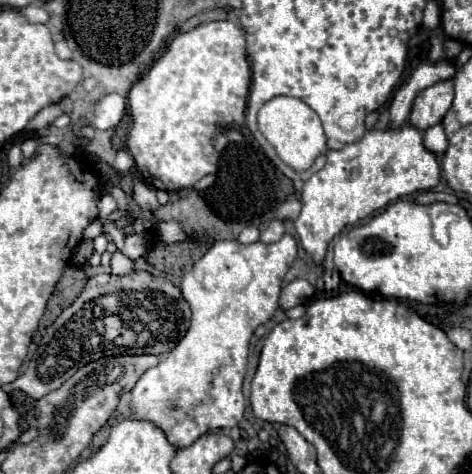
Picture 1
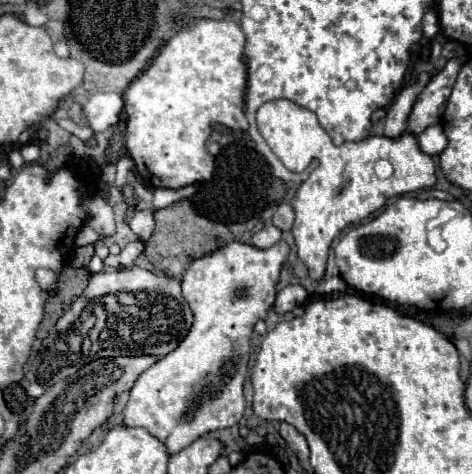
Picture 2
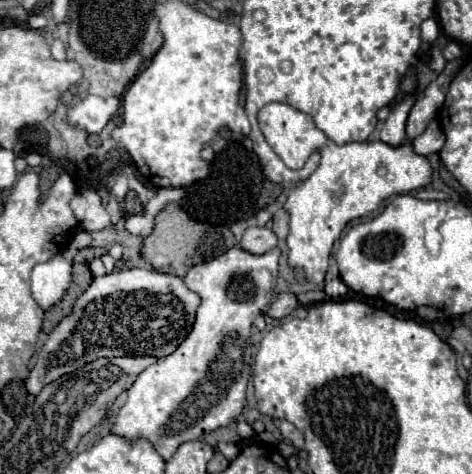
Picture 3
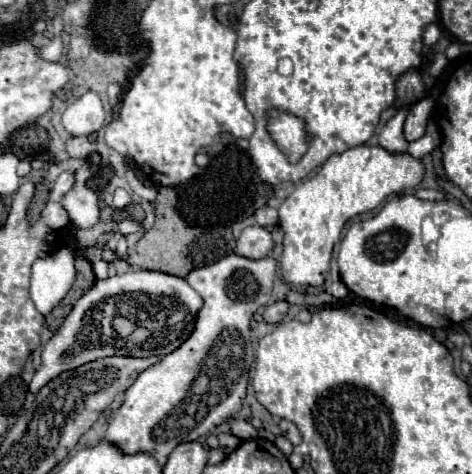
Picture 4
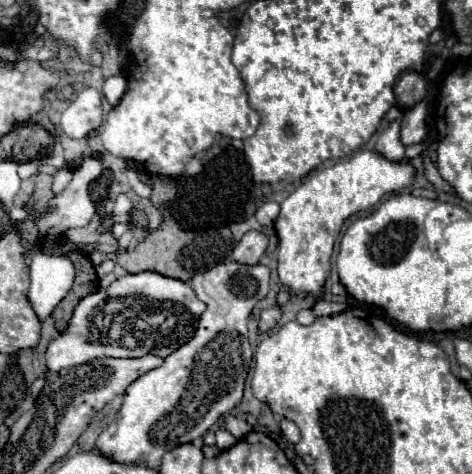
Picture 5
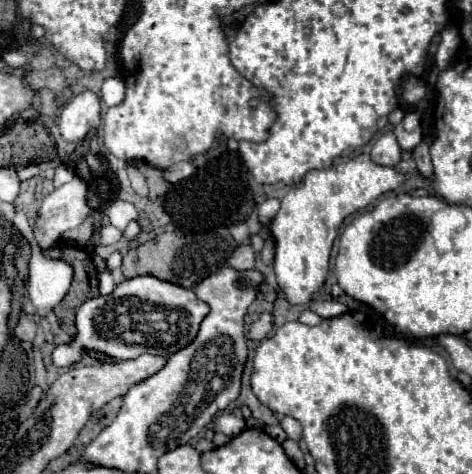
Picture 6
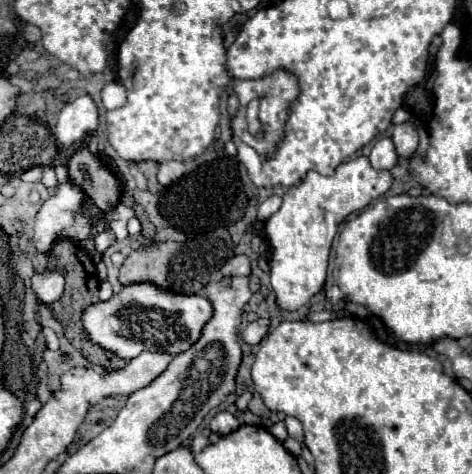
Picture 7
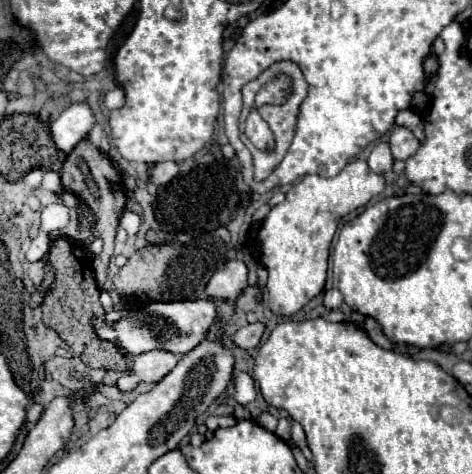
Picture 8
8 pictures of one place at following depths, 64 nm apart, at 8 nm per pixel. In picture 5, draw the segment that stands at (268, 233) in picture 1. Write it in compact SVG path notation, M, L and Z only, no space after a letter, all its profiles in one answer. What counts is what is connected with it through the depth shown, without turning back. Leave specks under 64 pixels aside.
M252 230L252 232L246 232L244 238L236 244L236 248L234 248L230 258L234 262L238 262L238 264L254 266L254 264L258 264L260 256L264 254L266 246L268 246L268 238L262 232Z

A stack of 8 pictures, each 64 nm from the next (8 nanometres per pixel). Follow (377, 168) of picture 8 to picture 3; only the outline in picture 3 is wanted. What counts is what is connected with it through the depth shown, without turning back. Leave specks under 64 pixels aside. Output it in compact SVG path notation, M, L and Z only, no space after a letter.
M406 96L388 116L388 120L384 122L384 128L380 132L380 140L388 146L402 146L402 144L408 144L408 138L406 138L406 118L408 118L408 112L414 104L414 96Z

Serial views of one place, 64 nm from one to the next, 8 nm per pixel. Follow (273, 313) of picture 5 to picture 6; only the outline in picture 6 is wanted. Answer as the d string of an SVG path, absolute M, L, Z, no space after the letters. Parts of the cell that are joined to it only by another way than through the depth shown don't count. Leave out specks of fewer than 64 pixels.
M268 312L260 314L260 318L256 322L252 322L248 338L254 340L254 342L260 342L262 338L268 336L268 332L272 330L272 324L274 324L274 316L272 314L268 314Z

